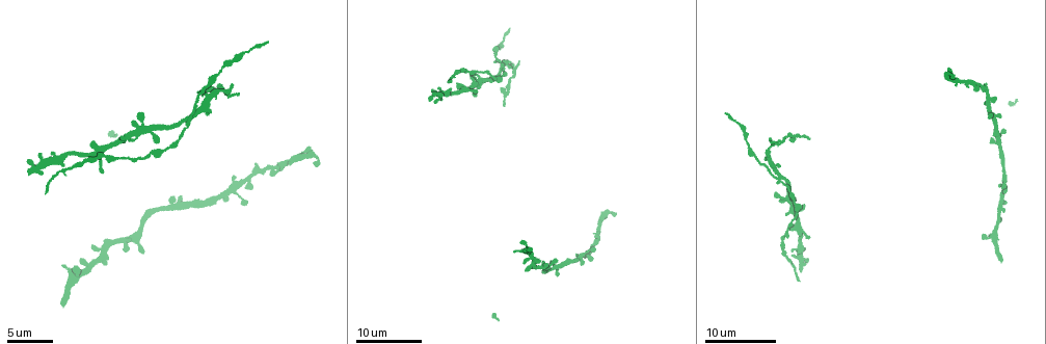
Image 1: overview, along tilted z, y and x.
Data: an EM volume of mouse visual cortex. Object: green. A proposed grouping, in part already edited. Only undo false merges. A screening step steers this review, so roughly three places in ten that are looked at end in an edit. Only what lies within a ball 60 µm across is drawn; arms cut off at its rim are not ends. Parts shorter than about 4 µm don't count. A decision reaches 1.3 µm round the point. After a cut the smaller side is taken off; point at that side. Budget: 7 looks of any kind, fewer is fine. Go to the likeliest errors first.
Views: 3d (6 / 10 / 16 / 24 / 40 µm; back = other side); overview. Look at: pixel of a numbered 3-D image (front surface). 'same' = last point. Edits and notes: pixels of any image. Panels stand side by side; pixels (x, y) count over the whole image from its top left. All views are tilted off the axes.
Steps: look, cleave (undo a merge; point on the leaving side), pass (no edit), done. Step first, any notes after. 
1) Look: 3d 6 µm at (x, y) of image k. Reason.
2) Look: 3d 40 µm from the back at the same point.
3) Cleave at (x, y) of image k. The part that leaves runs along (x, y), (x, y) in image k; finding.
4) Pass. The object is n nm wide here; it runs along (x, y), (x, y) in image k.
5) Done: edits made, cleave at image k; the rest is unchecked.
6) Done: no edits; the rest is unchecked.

Look: 3d 24 µm at (780, 176) of image 1. Three arms meet.

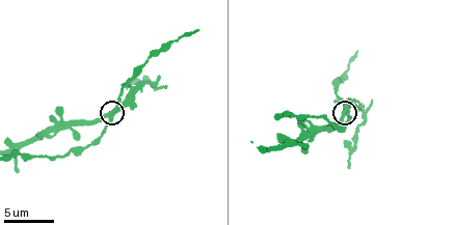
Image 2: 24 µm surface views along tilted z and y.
Look: 3d 6 µm at (111, 115) of image 2.

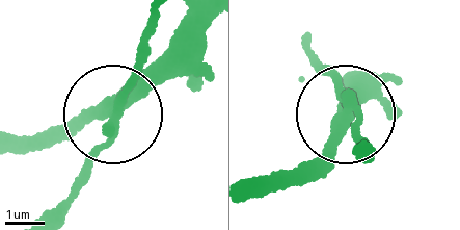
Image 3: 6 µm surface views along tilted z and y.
Cleave at (135, 70) of image 3. 3 arms meet here; the part that leaves runs along (115, 124), (86, 174), (45, 211) in image 3; two neurons meet here.

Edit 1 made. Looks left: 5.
Look: 3d 16 µm at (281, 144) of image 2. Calibre changes.

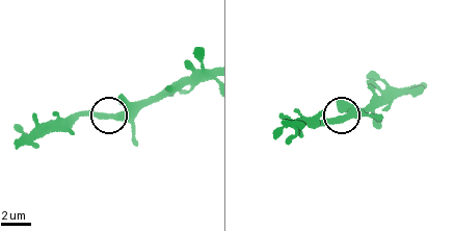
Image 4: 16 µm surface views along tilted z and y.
Look: 3d 6 µm at (341, 117) of image 4.

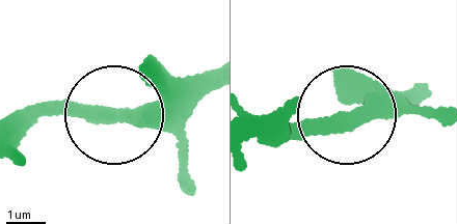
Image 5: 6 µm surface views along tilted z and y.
Pass. It runs along (206, 72), (129, 110), (26, 115) in image 5; continuous, no second neuron.

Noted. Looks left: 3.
Done: edits made, cleave at image 3; the rest is unchecked.

